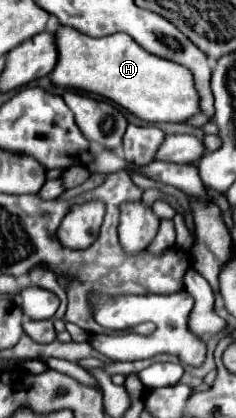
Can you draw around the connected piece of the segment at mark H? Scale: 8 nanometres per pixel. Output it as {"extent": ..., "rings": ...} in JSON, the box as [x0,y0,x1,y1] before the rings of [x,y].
{"extent":[52,25,200,123],"rings":[[[64,25],[56,33],[58,63],[52,73],[54,85],[100,95],[148,123],[184,123],[200,113],[200,95],[190,69],[144,51],[130,35],[114,33],[96,39]]]}

